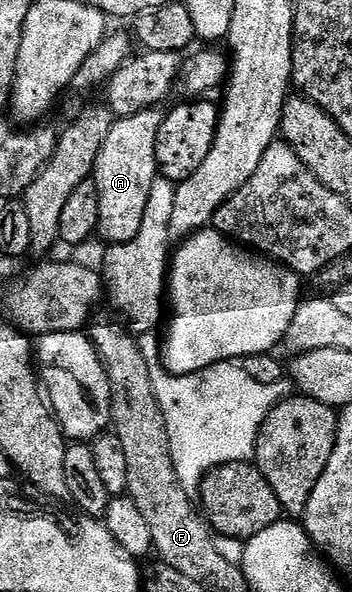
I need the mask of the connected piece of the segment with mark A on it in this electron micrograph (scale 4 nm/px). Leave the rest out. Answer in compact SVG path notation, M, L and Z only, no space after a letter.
M152 108L112 121L109 136L105 136L105 144L101 144L93 177L99 201L97 234L100 239L104 238L104 243L128 242L133 240L133 236L137 236L137 232L141 232L145 204L149 204L149 192L158 173L155 141L163 116L162 109Z

